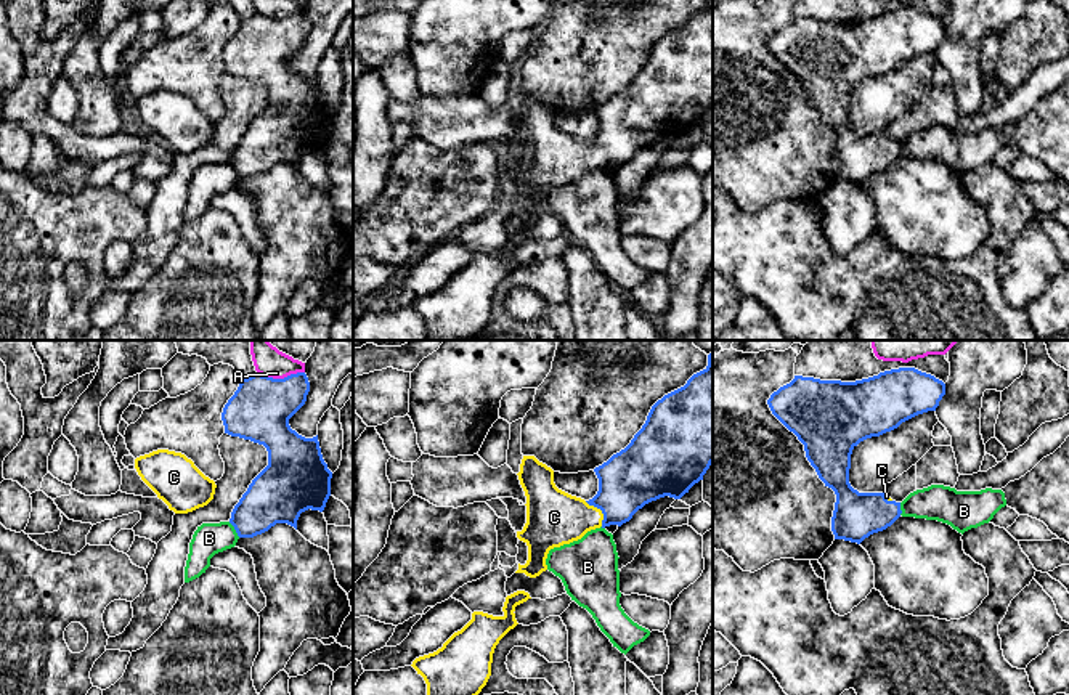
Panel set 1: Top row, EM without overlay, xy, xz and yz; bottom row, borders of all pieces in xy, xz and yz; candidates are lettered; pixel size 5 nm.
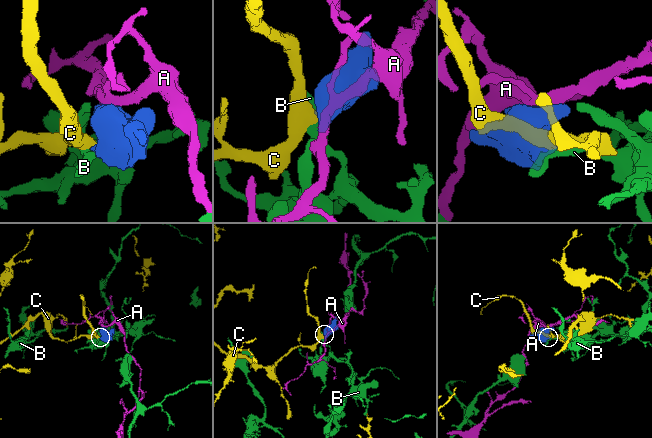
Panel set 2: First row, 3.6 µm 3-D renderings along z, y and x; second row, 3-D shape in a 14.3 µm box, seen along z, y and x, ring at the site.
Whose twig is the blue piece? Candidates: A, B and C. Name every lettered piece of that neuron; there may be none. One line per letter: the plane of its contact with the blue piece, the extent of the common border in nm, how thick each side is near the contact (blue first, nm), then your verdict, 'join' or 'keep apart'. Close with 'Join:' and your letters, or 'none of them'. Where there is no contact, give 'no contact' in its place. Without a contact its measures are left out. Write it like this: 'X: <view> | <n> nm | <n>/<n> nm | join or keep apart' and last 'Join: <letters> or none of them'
A: xy | 240 nm | 300/100 nm | keep apart
B: xy | 100 nm | 260/160 nm | keep apart
C: xz | 160 nm | 300/280 nm | join
Join: C

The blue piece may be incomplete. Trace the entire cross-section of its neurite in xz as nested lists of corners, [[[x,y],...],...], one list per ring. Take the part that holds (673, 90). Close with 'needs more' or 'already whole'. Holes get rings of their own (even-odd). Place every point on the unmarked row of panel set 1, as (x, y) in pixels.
[[[713,0],[693,14],[687,24],[658,40],[642,69],[631,83],[595,108],[599,119],[597,135],[584,141],[559,130],[554,111],[534,96],[523,96],[518,120],[526,136],[526,164],[517,178],[528,186],[528,201],[518,204],[515,213],[530,218],[547,210],[546,199],[551,189],[581,180],[587,172],[610,165],[621,167],[645,144],[669,136],[681,140],[703,120],[713,104]]]; needs more

